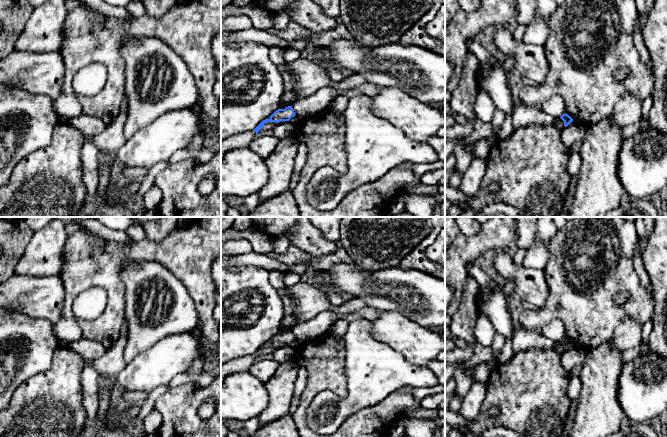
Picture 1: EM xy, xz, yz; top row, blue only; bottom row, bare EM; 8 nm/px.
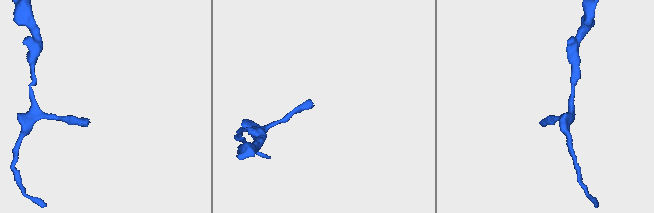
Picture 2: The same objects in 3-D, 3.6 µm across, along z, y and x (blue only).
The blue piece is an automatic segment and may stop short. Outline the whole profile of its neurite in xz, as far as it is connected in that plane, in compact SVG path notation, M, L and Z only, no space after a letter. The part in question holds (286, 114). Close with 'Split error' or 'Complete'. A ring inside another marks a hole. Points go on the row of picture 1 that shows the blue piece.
M288 106L285 109L278 109L276 110L269 119L263 120L255 129L254 131L258 134L259 130L263 128L264 124L267 122L276 122L279 123L280 121L289 121L292 117L296 114L292 108L292 106Z. Complete

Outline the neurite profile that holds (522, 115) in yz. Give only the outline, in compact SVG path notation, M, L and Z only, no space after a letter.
M514 102L511 117L514 129L530 125L550 125L554 122L554 118L545 114L540 108L530 107L524 103Z

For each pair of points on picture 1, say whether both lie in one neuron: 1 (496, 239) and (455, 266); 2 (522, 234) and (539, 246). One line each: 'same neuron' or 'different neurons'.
1: same neuron
2: different neurons

